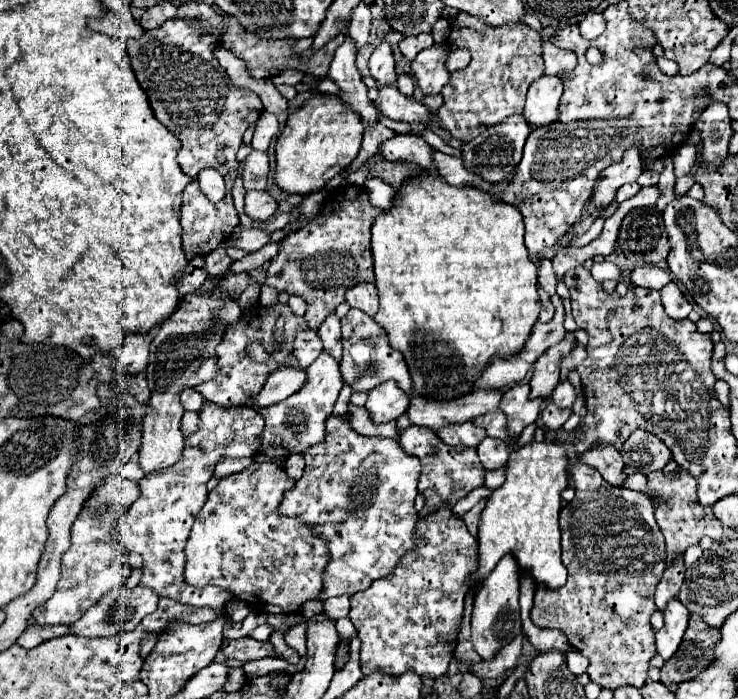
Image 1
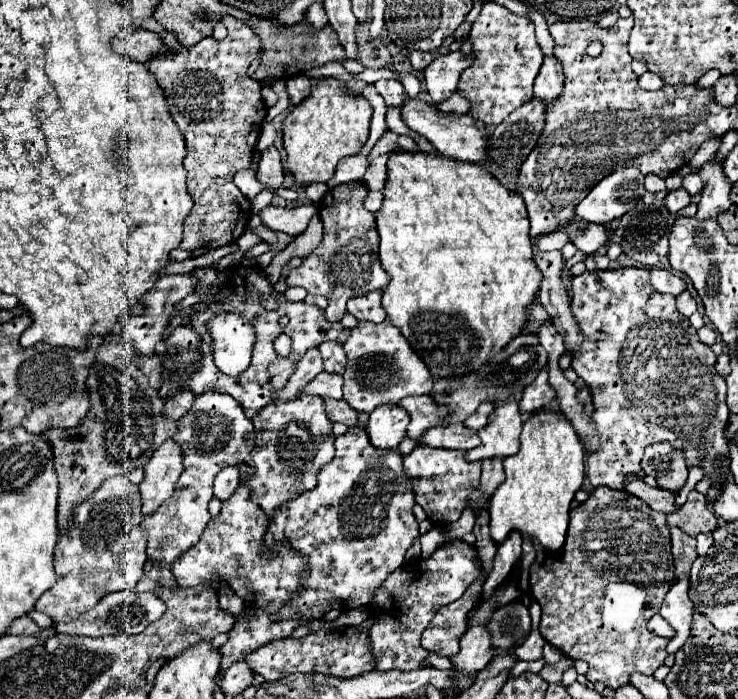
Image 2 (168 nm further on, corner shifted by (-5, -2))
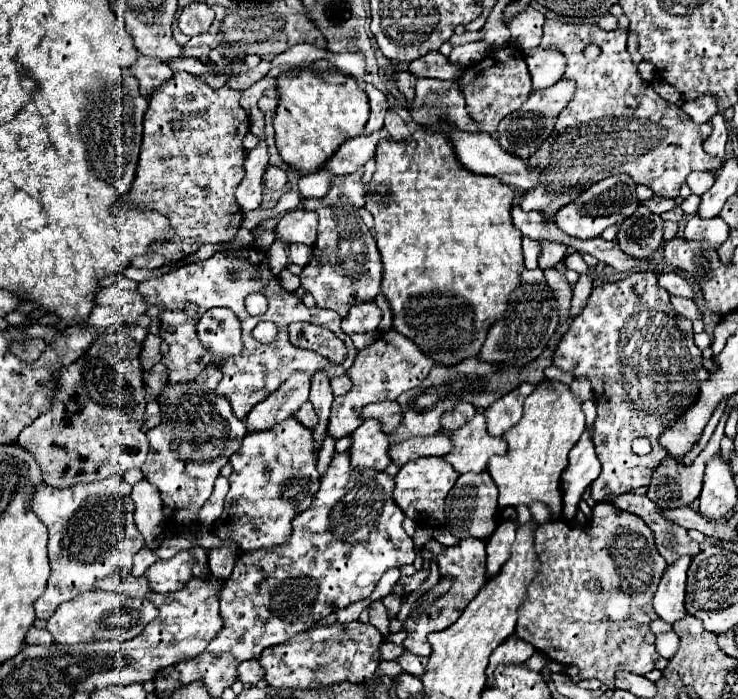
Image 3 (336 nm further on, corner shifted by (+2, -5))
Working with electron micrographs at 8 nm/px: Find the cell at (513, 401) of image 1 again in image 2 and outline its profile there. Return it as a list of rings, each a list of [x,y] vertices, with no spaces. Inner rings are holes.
[[[516,400],[504,402],[488,418],[488,426],[478,432],[482,444],[468,450],[466,460],[484,460],[494,456],[512,456],[520,448],[522,424],[530,420],[532,414],[524,414]]]

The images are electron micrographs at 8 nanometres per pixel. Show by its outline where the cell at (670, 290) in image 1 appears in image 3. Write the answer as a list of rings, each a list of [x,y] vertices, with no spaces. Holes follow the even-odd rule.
[[[671,297],[671,303],[675,307],[675,311],[687,319],[701,319],[703,313],[697,309],[697,305],[691,301],[691,299],[685,299],[685,297]]]

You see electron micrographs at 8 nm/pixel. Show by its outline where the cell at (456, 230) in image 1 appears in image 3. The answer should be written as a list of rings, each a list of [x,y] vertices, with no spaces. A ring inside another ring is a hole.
[[[419,129],[411,139],[383,139],[375,151],[377,169],[365,185],[365,209],[375,217],[377,249],[383,257],[381,293],[393,309],[393,329],[413,339],[435,363],[455,365],[481,351],[489,327],[503,315],[509,293],[521,283],[521,233],[511,223],[515,193],[495,177],[467,171],[443,133]]]

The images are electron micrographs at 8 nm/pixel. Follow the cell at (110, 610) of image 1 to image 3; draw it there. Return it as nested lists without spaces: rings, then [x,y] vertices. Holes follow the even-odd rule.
[[[87,591],[77,595],[71,601],[61,603],[55,615],[47,621],[47,631],[55,637],[57,643],[91,643],[91,641],[129,641],[137,637],[155,617],[157,609],[149,599],[133,599],[127,595],[111,593],[111,591]]]

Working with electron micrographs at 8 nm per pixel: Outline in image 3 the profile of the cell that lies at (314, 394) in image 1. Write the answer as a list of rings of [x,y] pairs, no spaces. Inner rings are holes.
[[[289,417],[289,419],[285,419],[283,423],[279,423],[279,427],[275,427],[275,431],[265,431],[265,433],[259,433],[259,435],[247,435],[245,439],[243,439],[243,443],[241,443],[241,447],[239,447],[239,451],[235,451],[235,455],[231,455],[229,457],[229,463],[233,465],[233,473],[231,473],[231,477],[229,477],[229,493],[227,493],[227,497],[225,497],[225,507],[223,507],[223,513],[221,513],[221,517],[217,519],[217,523],[213,523],[213,533],[221,539],[221,541],[233,541],[233,543],[237,543],[239,545],[239,549],[243,549],[243,551],[257,551],[257,549],[271,549],[271,547],[277,547],[277,545],[283,545],[283,543],[287,543],[289,539],[291,539],[291,521],[293,521],[293,517],[295,515],[299,515],[299,513],[303,513],[309,505],[311,505],[311,499],[313,499],[313,495],[317,493],[317,489],[319,489],[319,477],[317,477],[317,453],[313,451],[315,449],[315,441],[311,439],[311,431],[307,429],[307,427],[303,427],[295,417]]]

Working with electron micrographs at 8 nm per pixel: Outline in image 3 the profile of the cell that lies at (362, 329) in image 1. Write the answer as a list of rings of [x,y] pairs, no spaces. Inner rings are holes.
[[[393,329],[383,333],[373,345],[359,351],[353,367],[347,371],[347,375],[353,379],[353,389],[343,397],[335,397],[327,433],[333,439],[341,439],[341,437],[353,433],[355,427],[359,427],[359,423],[363,423],[359,419],[359,411],[365,405],[377,403],[377,401],[395,401],[401,393],[419,387],[419,383],[427,377],[427,373],[431,371],[433,365],[435,363],[431,361],[431,357],[427,357],[411,339],[403,337],[401,333],[397,333]]]

